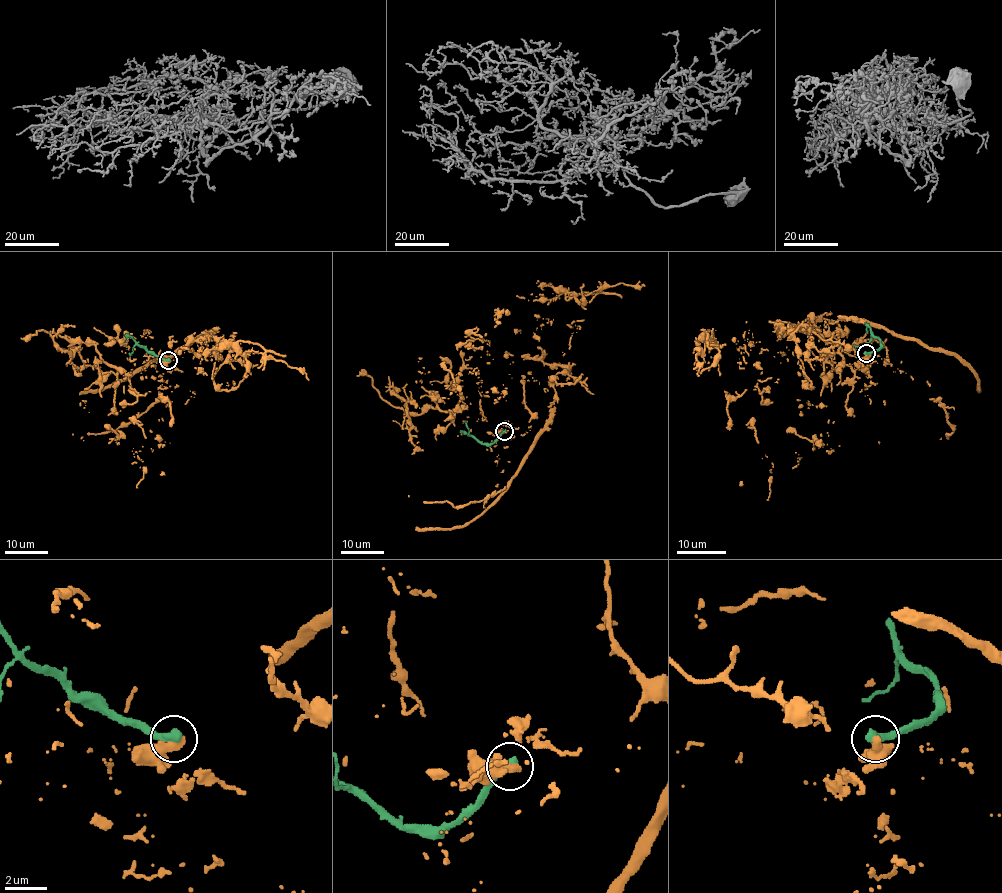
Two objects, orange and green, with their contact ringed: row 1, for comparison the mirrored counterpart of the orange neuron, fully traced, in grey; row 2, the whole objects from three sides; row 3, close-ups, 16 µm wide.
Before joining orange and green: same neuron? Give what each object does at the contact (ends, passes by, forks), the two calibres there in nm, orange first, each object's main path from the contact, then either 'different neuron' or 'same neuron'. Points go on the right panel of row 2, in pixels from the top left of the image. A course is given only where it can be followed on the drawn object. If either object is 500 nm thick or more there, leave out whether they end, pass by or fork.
orange ends; green ends; calibres 480 and 440 nm; course orange (866, 354), (799, 375), (761, 349), (752, 427), (771, 469), (820, 439), (827, 406), (812, 405); course green (866, 354), (879, 348), (880, 341), (872, 335), (867, 343), (854, 345); different neuron

